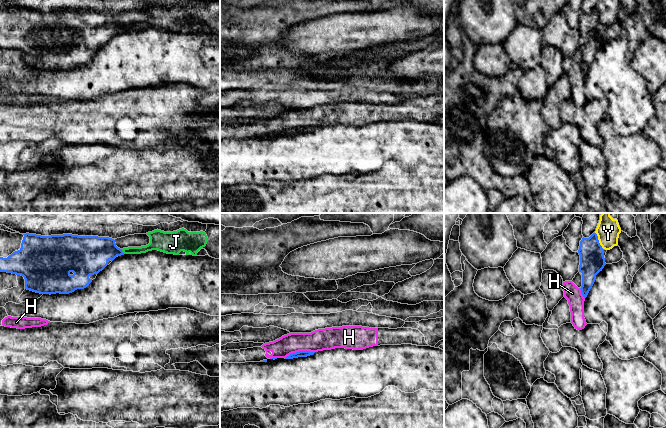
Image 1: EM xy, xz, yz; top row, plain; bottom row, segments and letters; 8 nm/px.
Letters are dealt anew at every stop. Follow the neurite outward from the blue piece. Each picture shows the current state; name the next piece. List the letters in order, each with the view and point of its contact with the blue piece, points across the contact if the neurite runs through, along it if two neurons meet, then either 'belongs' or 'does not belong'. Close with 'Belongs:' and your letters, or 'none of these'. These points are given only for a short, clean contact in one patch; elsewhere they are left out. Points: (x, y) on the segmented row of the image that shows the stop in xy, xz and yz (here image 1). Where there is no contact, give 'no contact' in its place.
H: meets blue in xz at (299, 351); border along xz (314, 351), (296, 351), (290, 353), (285, 358); does not belong
J: meets blue in xy at (122, 251); border along xy (121, 249), (124, 253); does not belong
Y: meets blue in yz at (598, 241); border along yz (595, 232), (598, 242), (603, 249); does not belong
Belongs: none of these

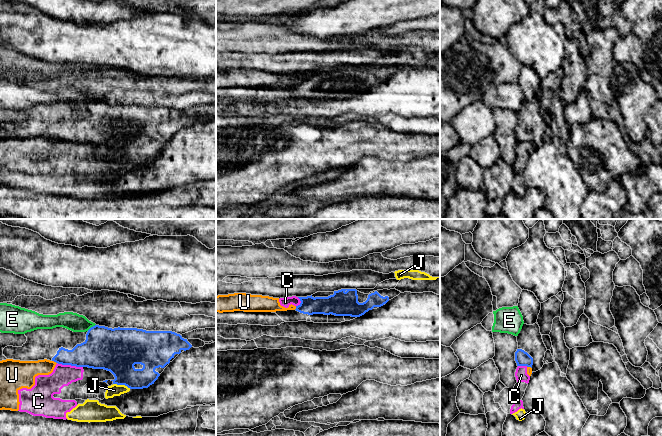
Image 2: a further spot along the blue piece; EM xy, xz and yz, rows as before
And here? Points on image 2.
C: meets blue in xy at (70, 364); border along xy (57, 362), (63, 365), (82, 367); does not belong
E: meets blue in xy at (91, 327); does not belong
J: meets blue in xy at (122, 384); border along xy (113, 383), (126, 385), (130, 388); does not belong
U: meets blue in xy at (54, 361); border along xy (52, 360), (56, 363); does not belong
Belongs: none of these

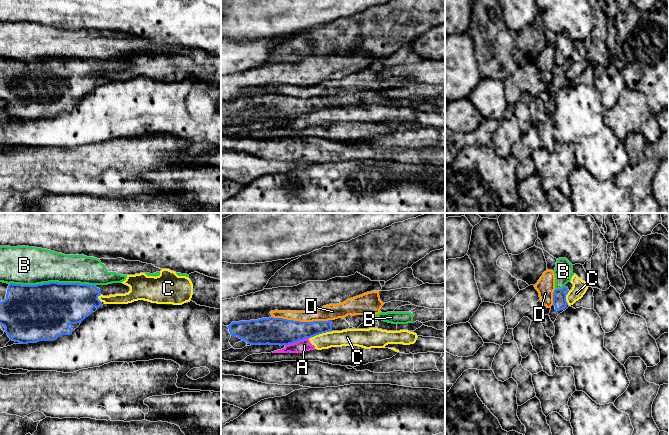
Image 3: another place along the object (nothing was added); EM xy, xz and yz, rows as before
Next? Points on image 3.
A: meets blue in xz at (296, 341); border along xz (308, 337), (285, 345); does not belong
B: meets blue in xy at (52, 282); does not belong
C: meets blue in xz at (318, 334); border along xz (328, 331), (309, 338); does not belong
D: meets blue in xz at (301, 322); does not belong
Belongs: none of these

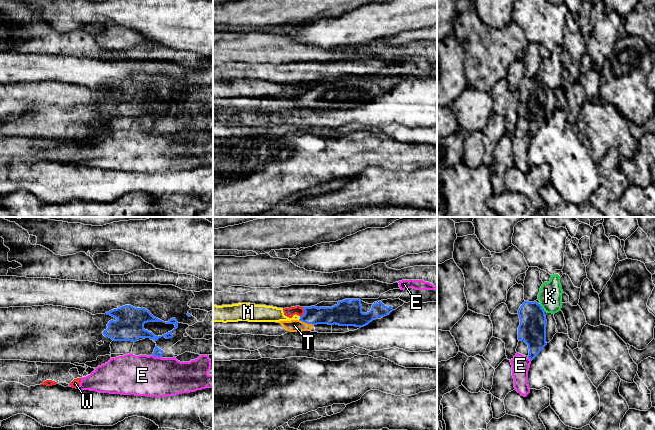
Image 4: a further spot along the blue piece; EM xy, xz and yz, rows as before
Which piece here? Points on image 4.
E: meets blue in xy at (156, 356); border along xy (152, 354), (160, 357); does not belong
K: meets blue in yz at (542, 308); border along yz (539, 304), (545, 311); does not belong
M: meets blue in xz at (300, 318); border along xz (300, 316), (298, 319); does not belong
T: meets blue in xz at (306, 322); runs through xz (336, 314), (313, 315), (306, 322), (301, 325), (294, 325); belongs
W: meets blue in xz at (305, 312); border along xz (301, 307), (304, 312), (300, 316); does not belong
Belongs: T

